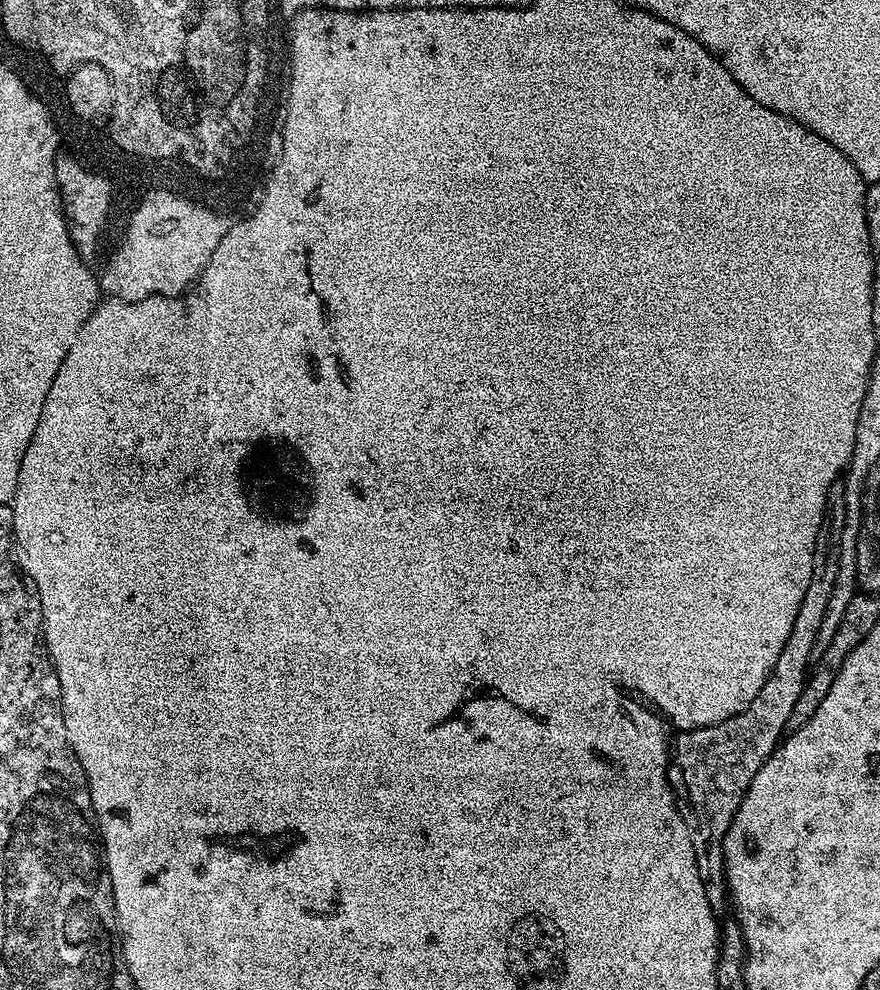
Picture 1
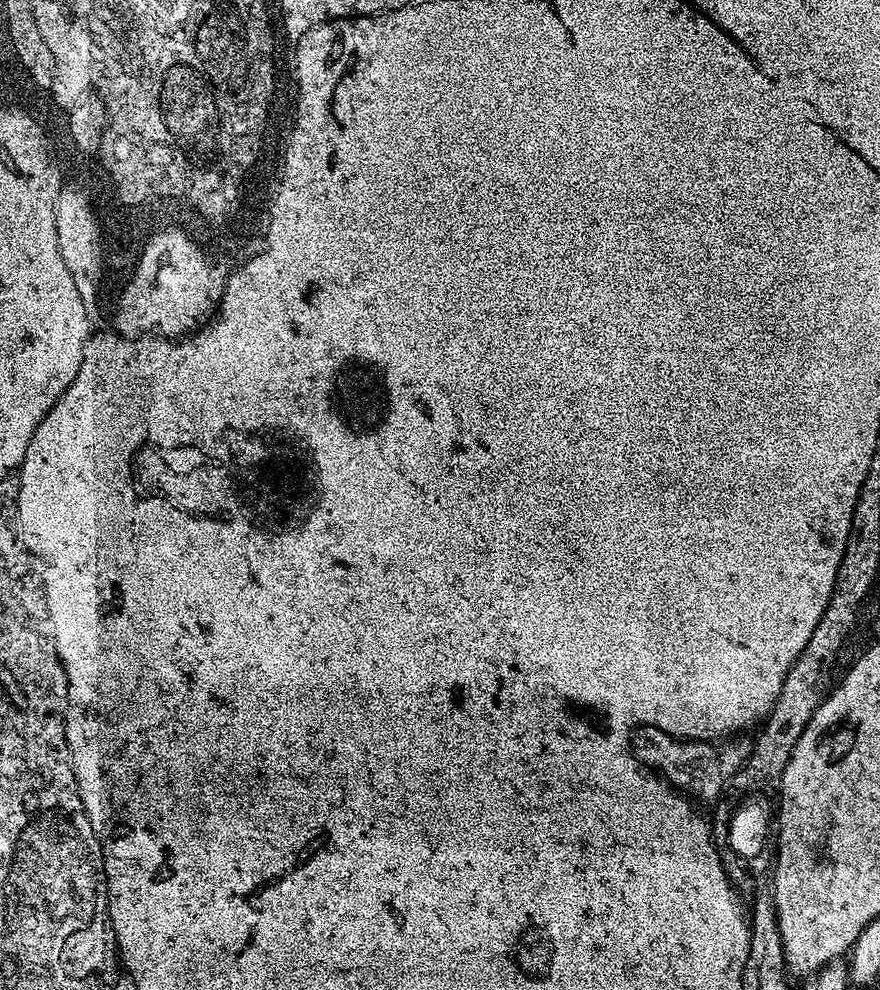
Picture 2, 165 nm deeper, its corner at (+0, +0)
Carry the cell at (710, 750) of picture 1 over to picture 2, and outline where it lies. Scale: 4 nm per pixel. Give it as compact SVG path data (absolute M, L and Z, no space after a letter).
M642 724L639 728L632 729L628 737L628 747L638 763L667 781L677 793L685 797L693 796L688 797L693 801L715 802L721 799L728 780L743 766L745 758L748 757L749 741L740 739L744 738L728 738L723 742L682 740L654 726Z

